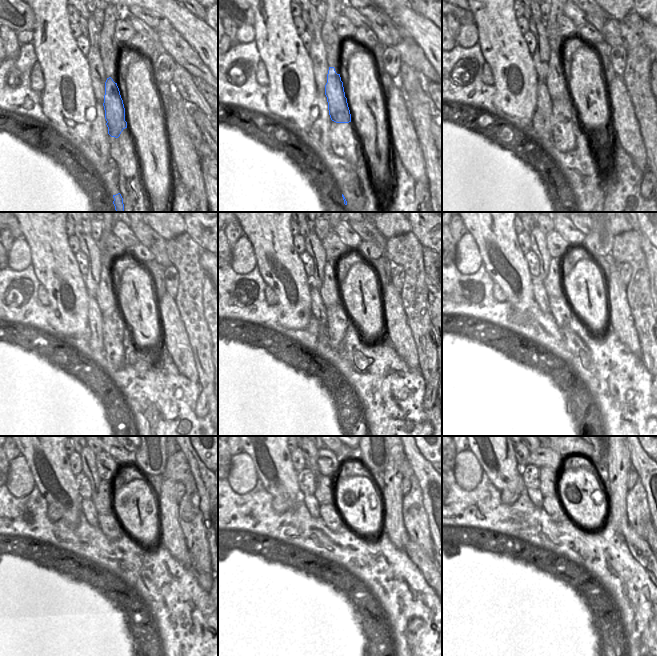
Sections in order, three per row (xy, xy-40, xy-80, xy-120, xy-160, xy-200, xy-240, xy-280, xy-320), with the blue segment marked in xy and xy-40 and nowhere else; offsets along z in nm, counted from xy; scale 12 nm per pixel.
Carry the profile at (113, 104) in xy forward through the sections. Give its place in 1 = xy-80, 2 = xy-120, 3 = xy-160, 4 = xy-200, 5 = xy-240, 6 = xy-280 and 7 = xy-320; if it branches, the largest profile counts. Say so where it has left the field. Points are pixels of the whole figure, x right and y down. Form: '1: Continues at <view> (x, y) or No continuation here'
1: Continues at xy-80 (557, 86)
2: Continues at xy-120 (106, 298)
3: Continues at xy-160 (329, 291)
4: Continues at xy-200 (552, 283)
5: Continues at xy-240 (103, 500)
6: Continues at xy-280 (325, 490)
7: Continues at xy-320 (547, 479)

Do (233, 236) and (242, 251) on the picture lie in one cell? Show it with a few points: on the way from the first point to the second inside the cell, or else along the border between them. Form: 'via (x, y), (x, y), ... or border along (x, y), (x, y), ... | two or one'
border along (242, 233), (232, 248) | two

